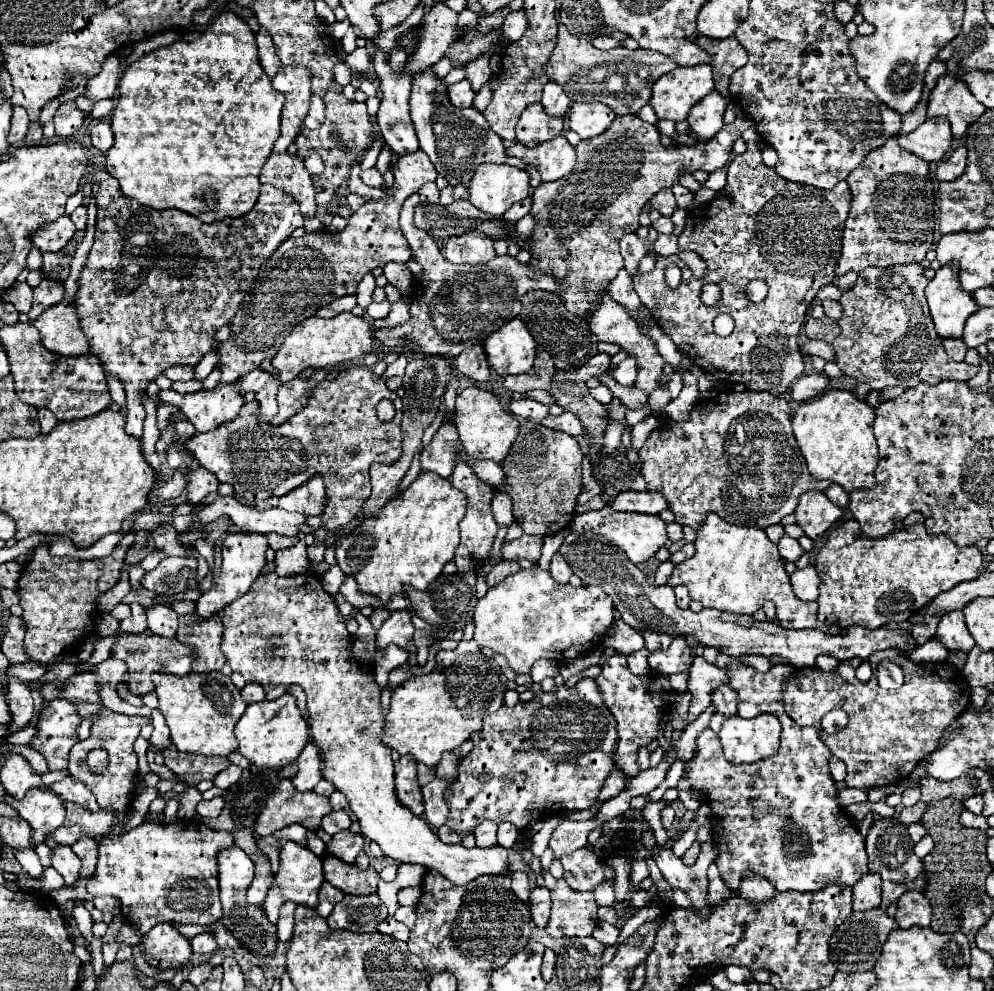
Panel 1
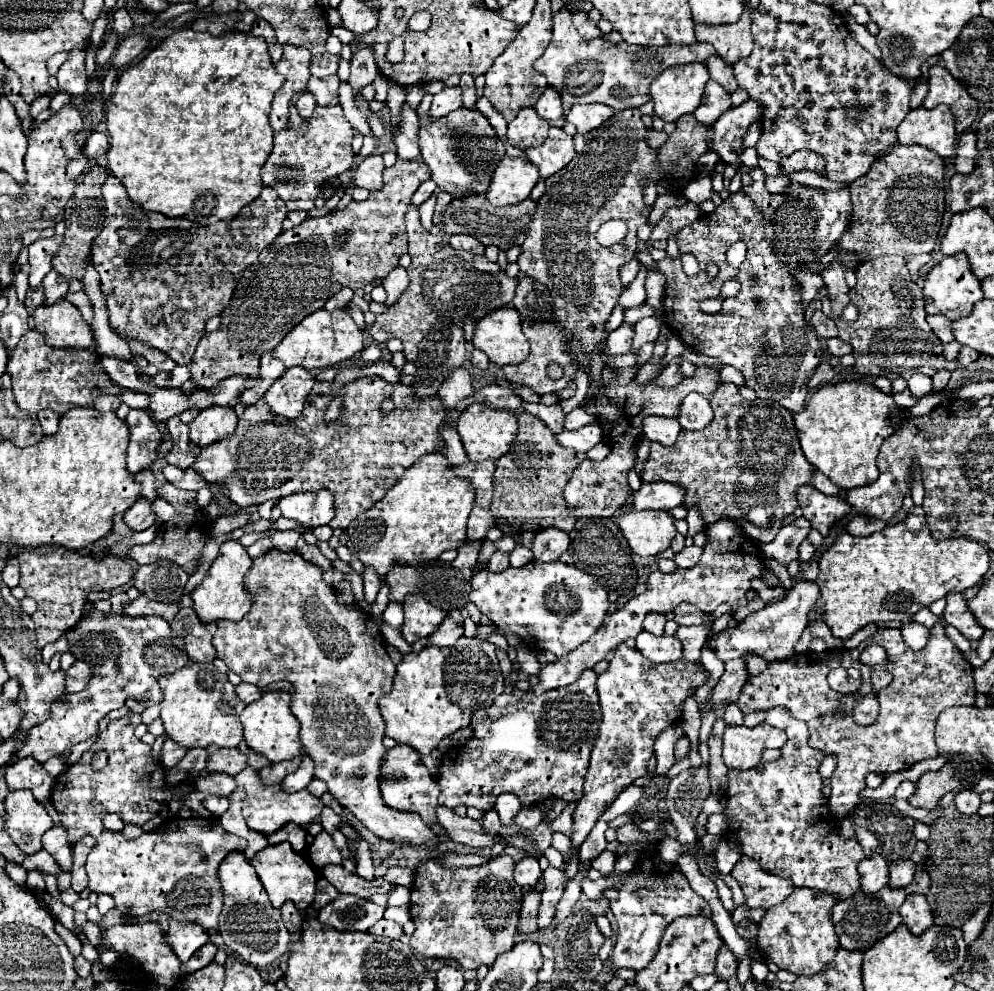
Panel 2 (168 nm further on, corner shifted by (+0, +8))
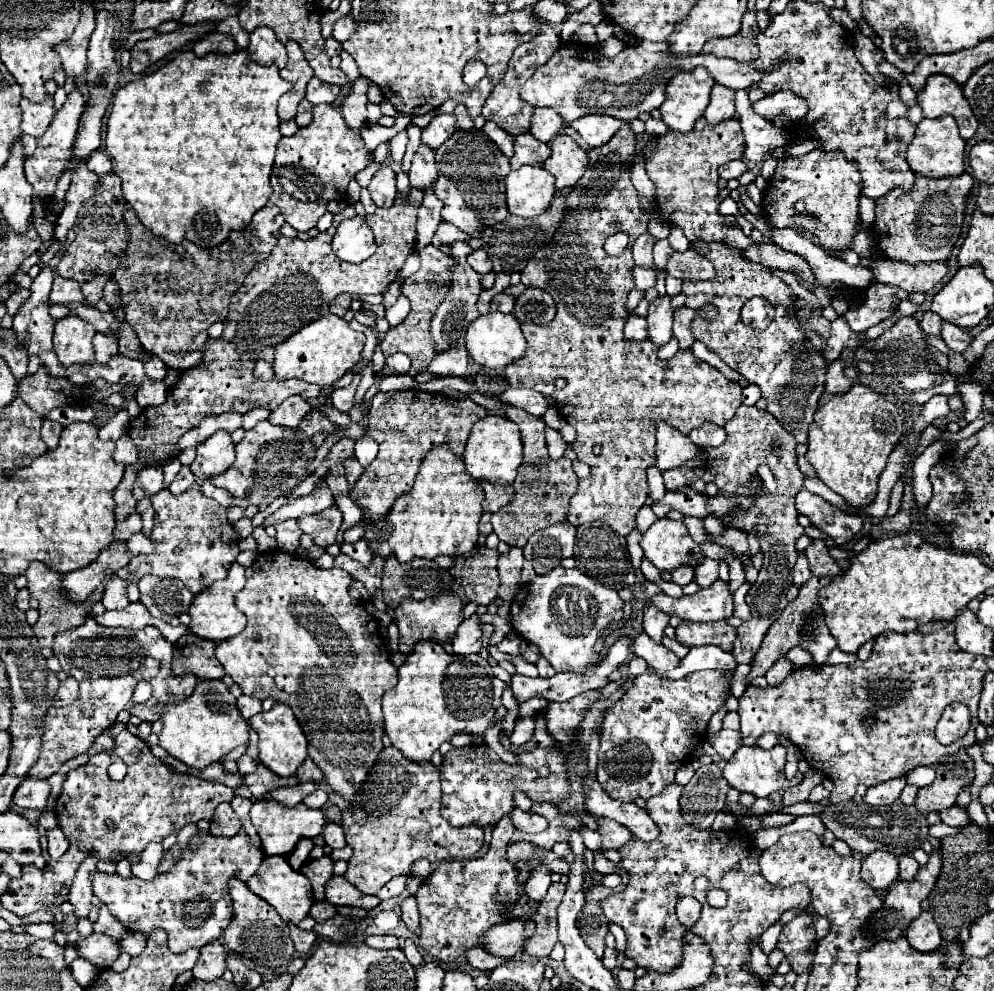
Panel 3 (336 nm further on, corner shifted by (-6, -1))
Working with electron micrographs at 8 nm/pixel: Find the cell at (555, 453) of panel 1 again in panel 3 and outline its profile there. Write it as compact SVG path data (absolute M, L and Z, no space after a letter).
M515 407L507 409L507 417L519 425L521 439L523 439L523 463L519 465L517 477L513 481L513 489L515 489L513 499L505 507L501 507L497 513L493 513L491 525L493 525L495 535L503 543L523 547L535 531L567 519L569 499L577 491L579 479L573 471L573 463L567 457L561 457L559 461L555 461L547 455L547 445L545 445L547 425L543 419L533 417Z

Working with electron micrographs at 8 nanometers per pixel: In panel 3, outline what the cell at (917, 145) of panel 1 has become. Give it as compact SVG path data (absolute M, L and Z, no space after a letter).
M951 115L939 119L923 119L915 127L915 137L907 149L907 163L915 173L929 177L961 175L965 171L965 141L959 135L959 127Z

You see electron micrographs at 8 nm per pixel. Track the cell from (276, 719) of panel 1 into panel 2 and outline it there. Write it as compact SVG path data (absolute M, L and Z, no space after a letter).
M265 692L259 700L247 704L247 708L241 714L247 746L253 752L265 756L273 764L283 762L283 760L293 760L301 754L299 720L291 714L289 706L291 706L291 694L289 692Z

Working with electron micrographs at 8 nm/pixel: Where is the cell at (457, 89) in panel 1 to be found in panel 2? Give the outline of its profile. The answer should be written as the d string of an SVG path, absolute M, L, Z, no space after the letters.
M443 88L439 94L433 96L433 104L429 108L431 118L441 118L447 116L449 112L461 108L461 88Z

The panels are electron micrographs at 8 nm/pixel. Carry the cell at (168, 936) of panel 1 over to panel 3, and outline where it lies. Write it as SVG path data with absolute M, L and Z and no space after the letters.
M91 933L89 937L81 937L77 941L77 945L81 949L79 955L85 957L87 961L91 961L97 967L101 967L101 965L103 967L111 967L113 961L121 953L119 941L115 941L109 935L103 935L103 933Z

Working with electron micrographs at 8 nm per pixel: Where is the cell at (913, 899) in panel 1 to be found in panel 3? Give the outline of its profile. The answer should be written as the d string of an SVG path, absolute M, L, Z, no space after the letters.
M923 911L907 929L907 935L905 935L911 943L913 949L917 951L923 951L923 953L929 953L929 951L935 951L939 945L941 945L941 935L939 935L939 927L937 923L933 921L933 917Z

